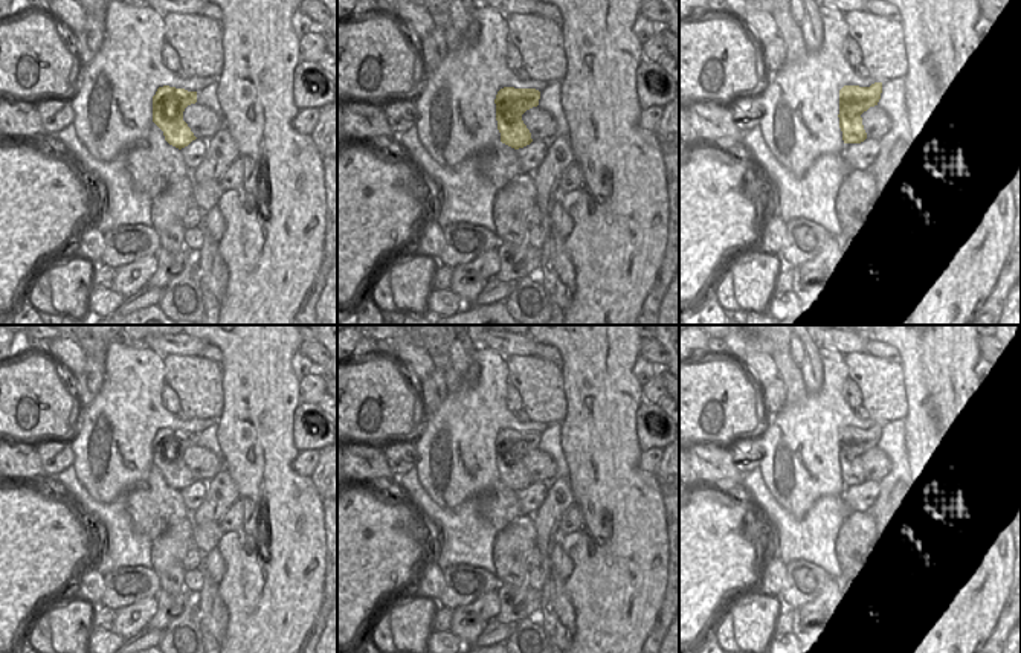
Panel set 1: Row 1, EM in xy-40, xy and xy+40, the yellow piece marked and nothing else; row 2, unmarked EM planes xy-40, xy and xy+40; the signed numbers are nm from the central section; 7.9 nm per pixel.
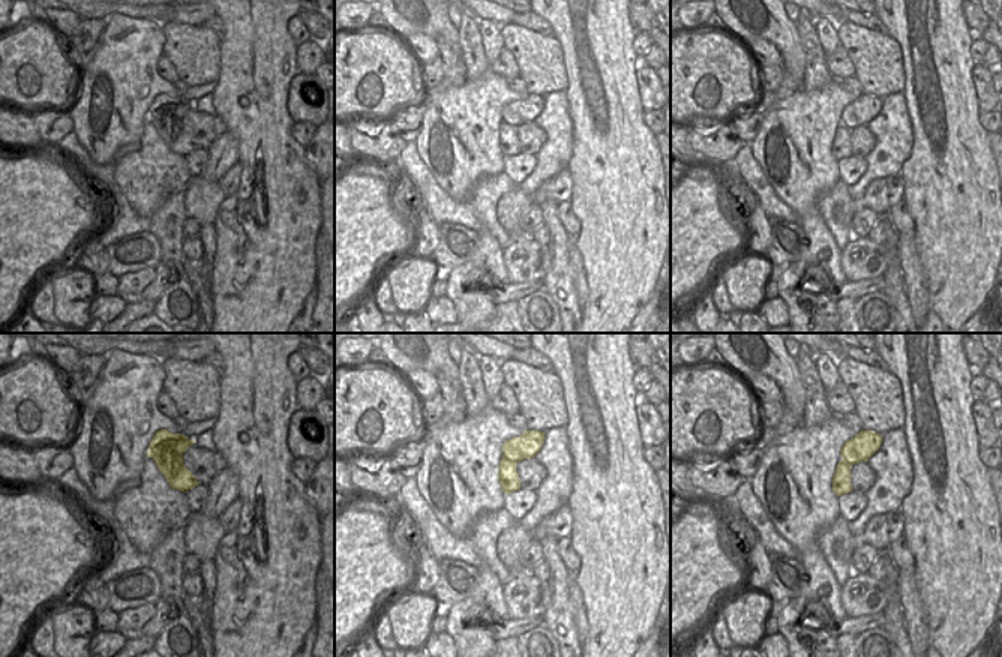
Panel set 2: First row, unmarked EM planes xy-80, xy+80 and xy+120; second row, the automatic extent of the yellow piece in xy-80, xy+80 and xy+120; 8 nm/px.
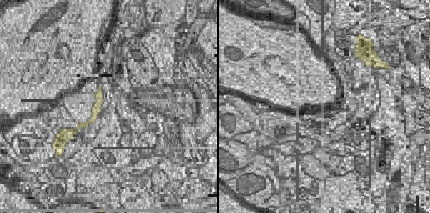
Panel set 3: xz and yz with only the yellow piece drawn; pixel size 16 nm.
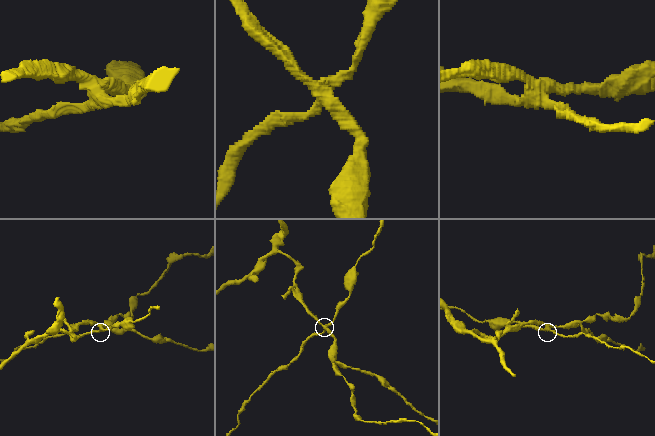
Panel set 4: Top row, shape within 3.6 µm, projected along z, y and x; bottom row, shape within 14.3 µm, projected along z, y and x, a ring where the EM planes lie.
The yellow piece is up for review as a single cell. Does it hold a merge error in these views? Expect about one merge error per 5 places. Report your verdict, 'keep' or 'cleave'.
cleave

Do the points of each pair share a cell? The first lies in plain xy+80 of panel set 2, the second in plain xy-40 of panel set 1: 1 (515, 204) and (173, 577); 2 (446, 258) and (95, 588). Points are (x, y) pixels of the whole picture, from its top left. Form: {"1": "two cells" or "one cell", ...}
{"1": "one cell", "2": "two cells"}

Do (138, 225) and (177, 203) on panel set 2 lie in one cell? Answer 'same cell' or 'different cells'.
different cells

